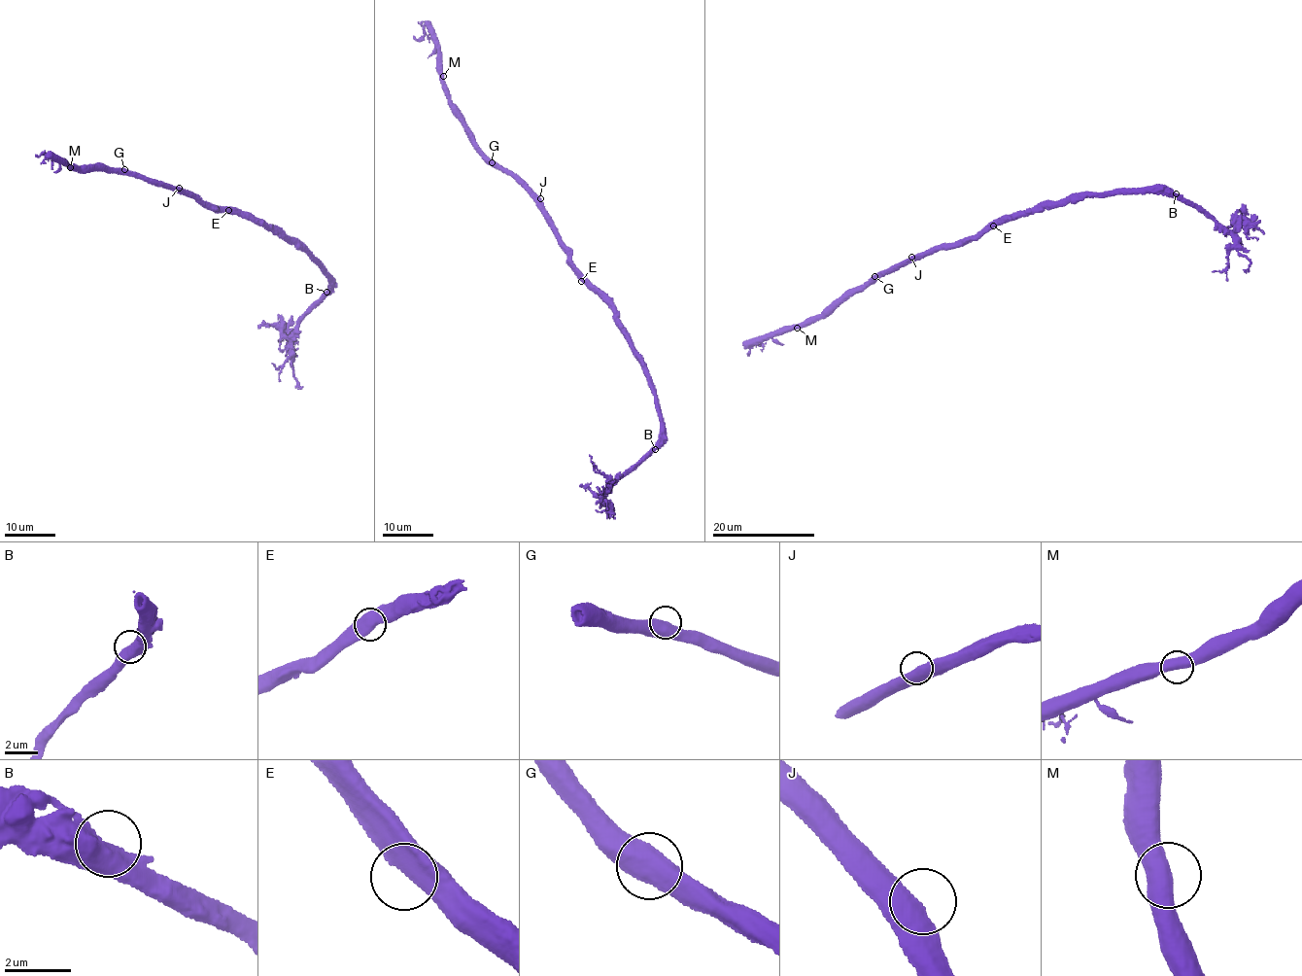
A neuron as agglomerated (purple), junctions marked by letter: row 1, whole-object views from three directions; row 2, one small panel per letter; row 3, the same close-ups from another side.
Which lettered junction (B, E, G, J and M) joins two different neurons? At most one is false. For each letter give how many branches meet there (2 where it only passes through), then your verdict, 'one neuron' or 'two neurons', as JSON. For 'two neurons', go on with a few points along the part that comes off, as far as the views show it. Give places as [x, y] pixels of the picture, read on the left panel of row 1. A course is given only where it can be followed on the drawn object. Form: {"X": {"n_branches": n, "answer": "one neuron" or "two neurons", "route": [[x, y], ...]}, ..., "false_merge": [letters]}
{"B": {"n_branches": 2, "answer": "two neurons", "route": [[326, 293], [333, 282], [312, 252], [290, 243], [266, 225], [248, 219]]}, "E": {"n_branches": 2, "answer": "one neuron"}, "G": {"n_branches": 2, "answer": "one neuron"}, "J": {"n_branches": 2, "answer": "one neuron"}, "M": {"n_branches": 2, "answer": "one neuron"}, "false_merge": ["B"]}

